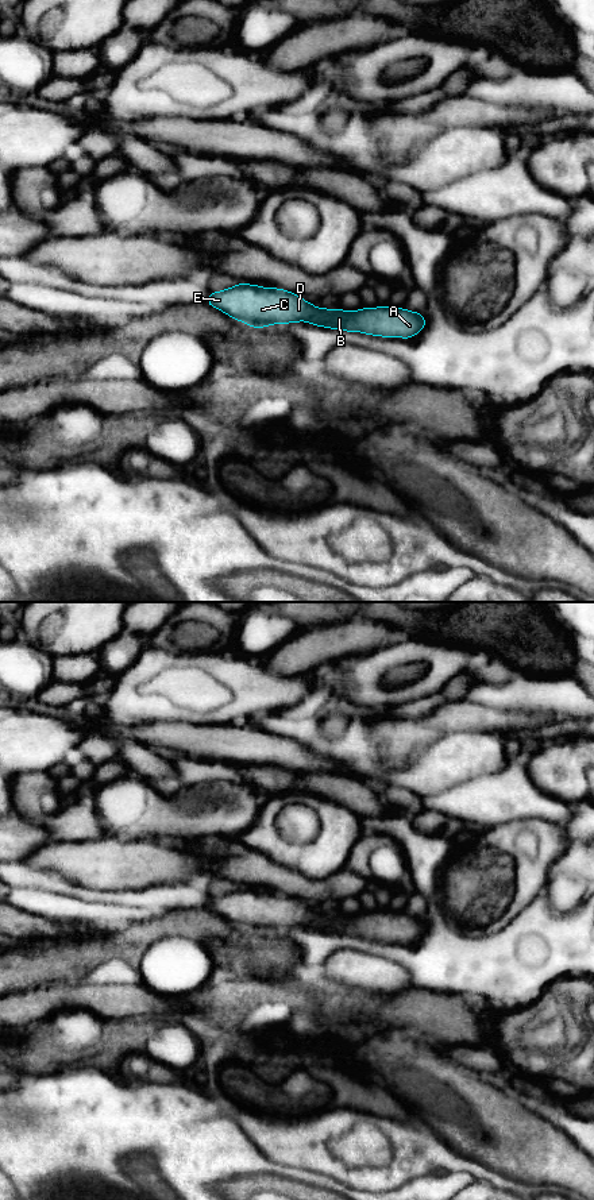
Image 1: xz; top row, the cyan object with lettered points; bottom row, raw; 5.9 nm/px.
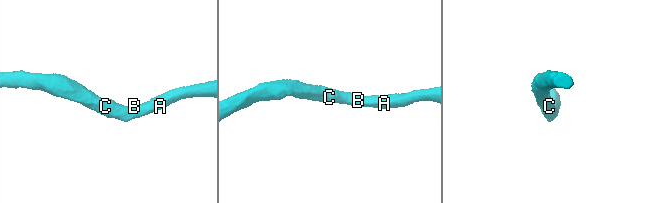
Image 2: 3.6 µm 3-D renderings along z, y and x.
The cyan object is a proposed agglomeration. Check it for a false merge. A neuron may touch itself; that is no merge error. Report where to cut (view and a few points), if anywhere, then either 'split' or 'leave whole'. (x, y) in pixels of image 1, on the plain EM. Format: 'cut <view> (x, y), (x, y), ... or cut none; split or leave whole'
cut none; leave whole

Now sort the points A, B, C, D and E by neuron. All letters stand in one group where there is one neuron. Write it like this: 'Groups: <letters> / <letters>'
Groups: A B C D E

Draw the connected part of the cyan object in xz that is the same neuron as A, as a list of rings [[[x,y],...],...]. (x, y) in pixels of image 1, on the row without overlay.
[[[236,888],[221,896],[209,896],[207,910],[252,933],[306,926],[312,930],[360,937],[371,941],[410,944],[425,930],[420,917],[389,910],[354,917],[317,912],[298,899],[278,892]]]

